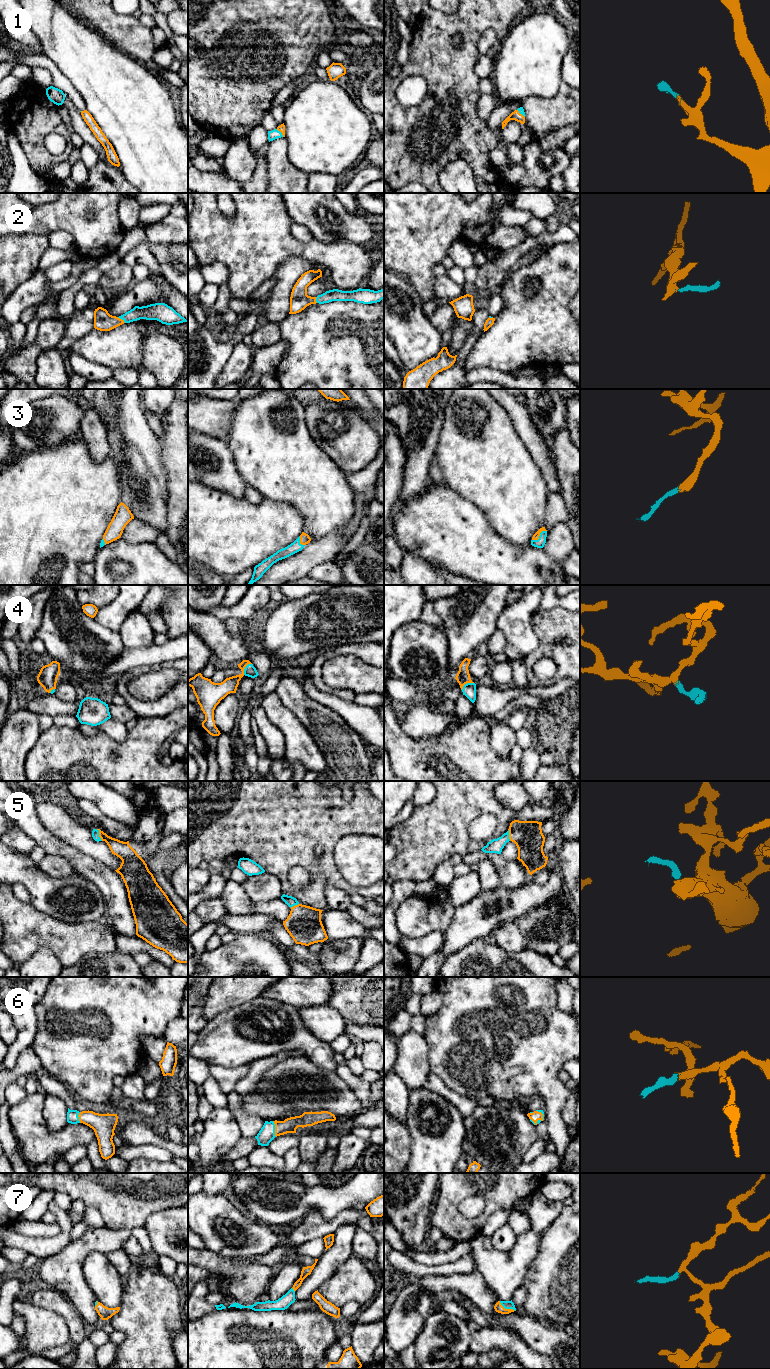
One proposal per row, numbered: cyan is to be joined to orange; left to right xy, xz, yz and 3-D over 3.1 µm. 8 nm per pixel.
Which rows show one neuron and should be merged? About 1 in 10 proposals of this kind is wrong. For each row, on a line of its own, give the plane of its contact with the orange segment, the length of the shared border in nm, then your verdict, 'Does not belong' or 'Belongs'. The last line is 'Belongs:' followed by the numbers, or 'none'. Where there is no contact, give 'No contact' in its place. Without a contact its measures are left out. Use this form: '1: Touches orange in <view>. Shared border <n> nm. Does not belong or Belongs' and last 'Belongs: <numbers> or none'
1: Touches orange in xz. Shared border 90 nm. Belongs
2: Touches orange in xy. Shared border 80 nm. Belongs
3: Touches orange in yz. Shared border 150 nm. Belongs
4: Touches orange in xz. Shared border 120 nm. Belongs
5: Touches orange in xy. Shared border 110 nm. Belongs
6: Touches orange in xz. Shared border 130 nm. Belongs
7: Touches orange in yz. Shared border 150 nm. Belongs
Belongs: 1, 2, 3, 4, 5, 6, 7

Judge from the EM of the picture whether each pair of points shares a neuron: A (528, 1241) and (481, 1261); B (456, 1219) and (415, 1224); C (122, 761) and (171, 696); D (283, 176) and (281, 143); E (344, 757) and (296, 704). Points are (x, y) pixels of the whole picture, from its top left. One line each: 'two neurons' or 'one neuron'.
A: one neuron
B: two neurons
C: two neurons
D: one neuron
E: one neuron

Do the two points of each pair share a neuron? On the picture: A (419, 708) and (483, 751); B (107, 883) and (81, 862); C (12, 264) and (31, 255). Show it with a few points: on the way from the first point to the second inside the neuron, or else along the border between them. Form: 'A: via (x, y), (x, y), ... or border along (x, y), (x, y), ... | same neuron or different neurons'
A: border along (442, 731), (420, 740) | different neurons
B: via (101, 877), (87, 867) | same neuron
C: via (17, 259), (21, 255), (26, 255) | same neuron

